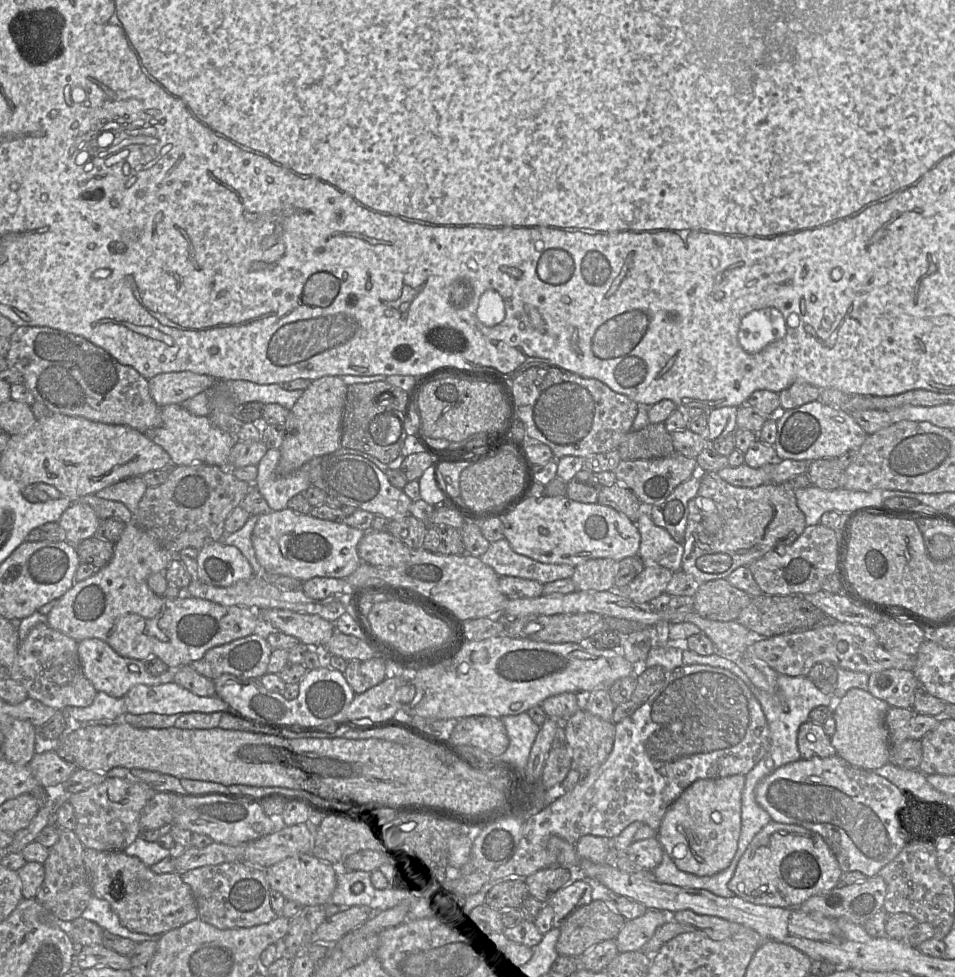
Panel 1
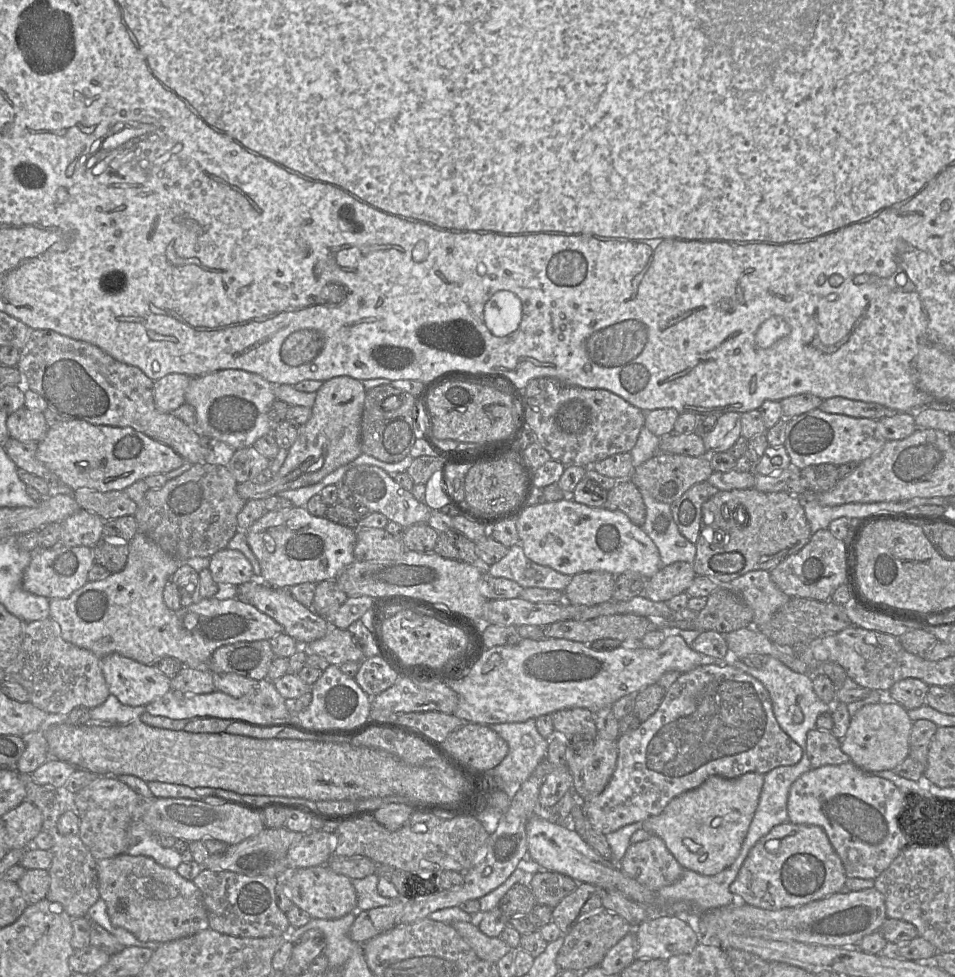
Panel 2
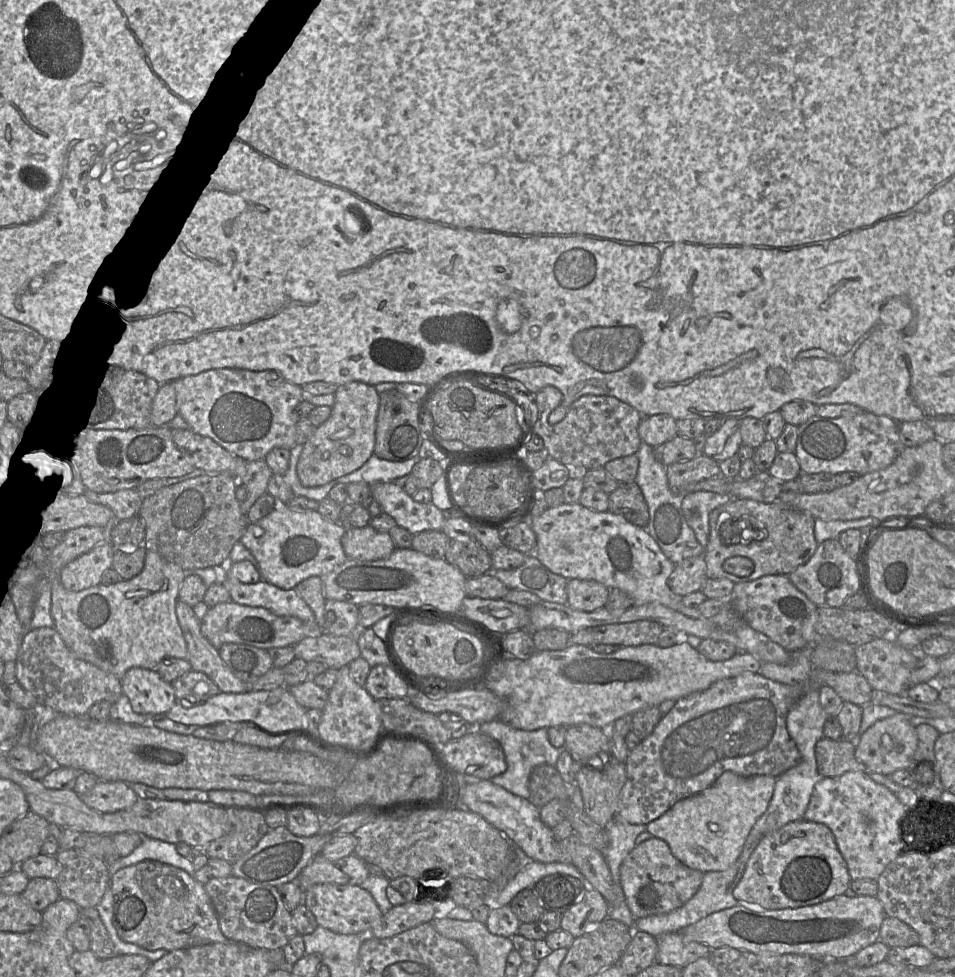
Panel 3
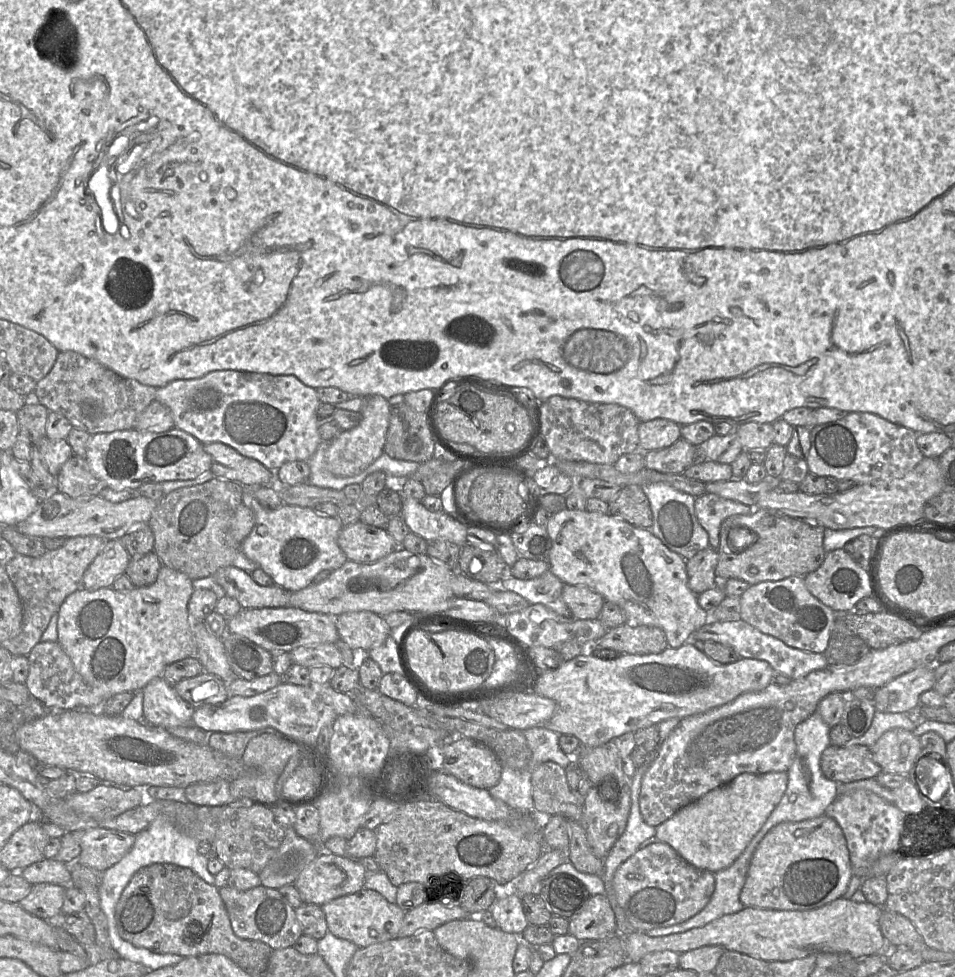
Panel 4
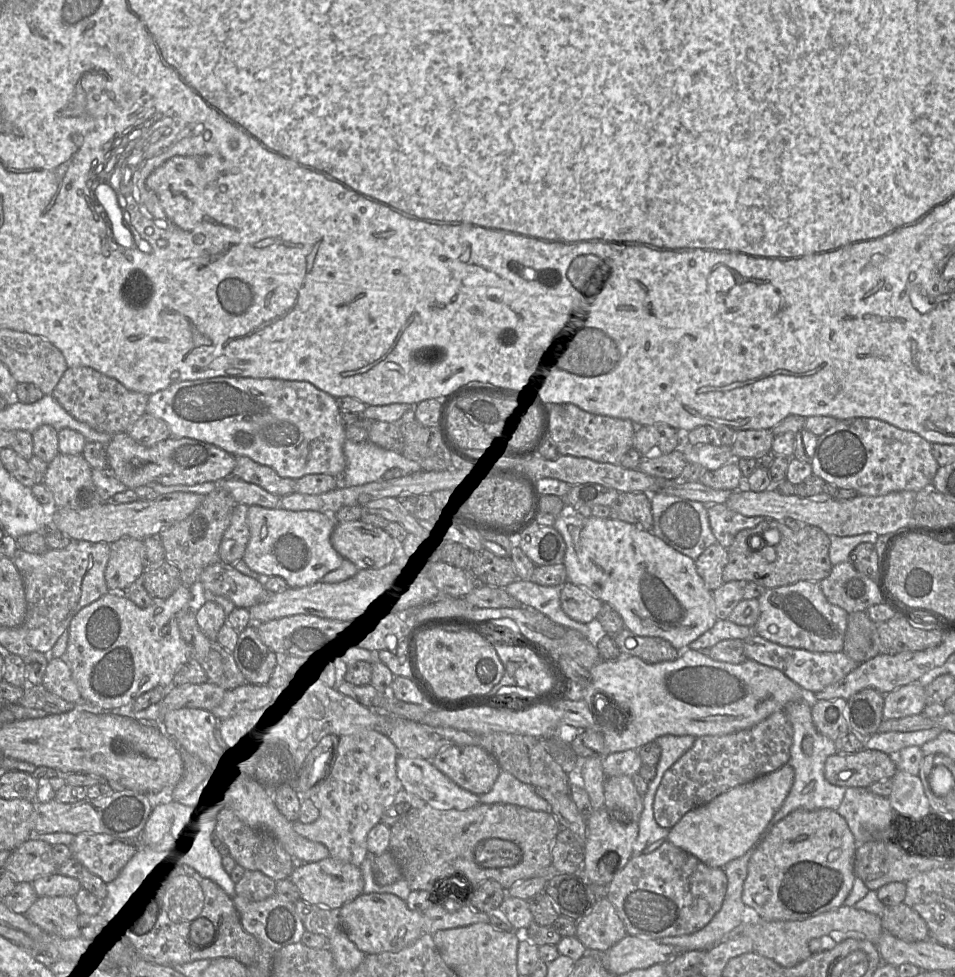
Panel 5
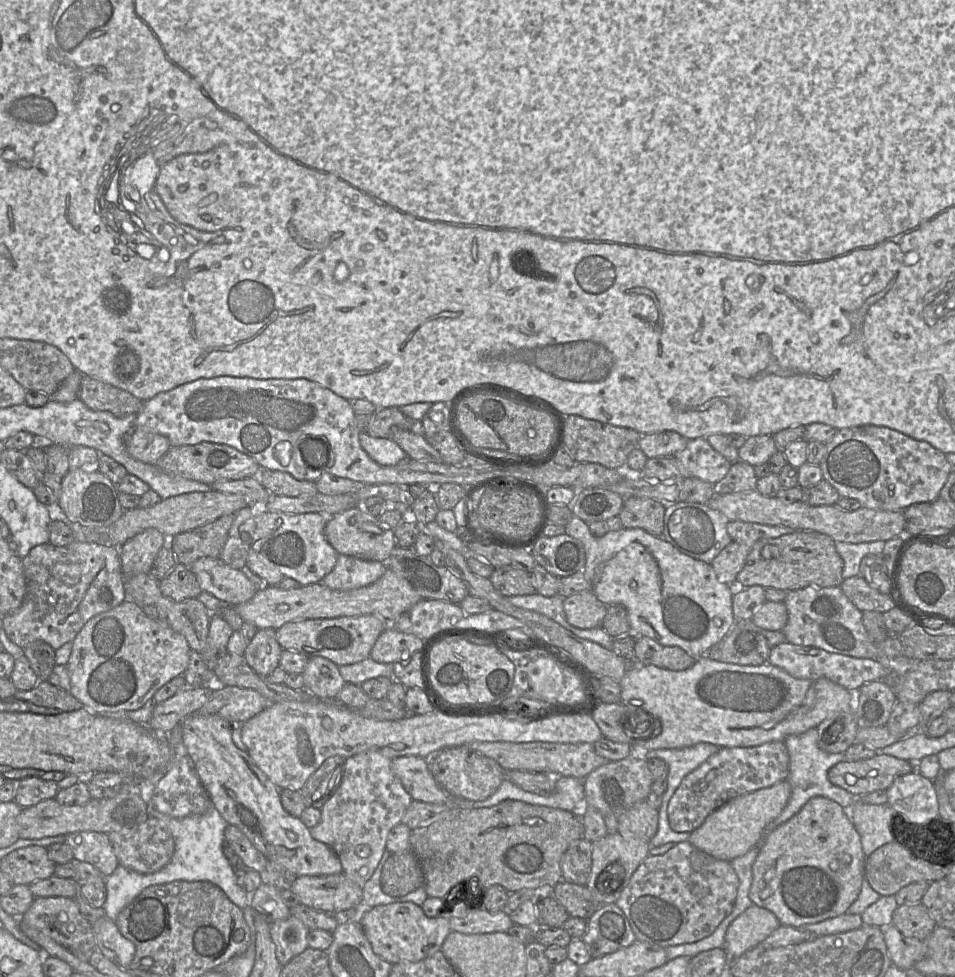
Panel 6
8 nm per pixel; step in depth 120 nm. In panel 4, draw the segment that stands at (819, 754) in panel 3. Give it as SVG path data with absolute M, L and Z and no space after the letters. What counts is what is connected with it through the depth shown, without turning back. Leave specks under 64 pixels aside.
M853 742L845 746L830 744L821 754L820 767L827 779L839 784L877 778L882 773L871 749Z

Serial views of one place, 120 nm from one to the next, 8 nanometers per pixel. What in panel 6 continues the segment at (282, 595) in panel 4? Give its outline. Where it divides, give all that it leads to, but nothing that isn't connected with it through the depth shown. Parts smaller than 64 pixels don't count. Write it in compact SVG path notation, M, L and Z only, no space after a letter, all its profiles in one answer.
M202 557L192 564L191 571L196 576L202 591L211 593L225 605L236 606L247 602L259 590L259 588L249 580L240 569L230 567L219 557Z

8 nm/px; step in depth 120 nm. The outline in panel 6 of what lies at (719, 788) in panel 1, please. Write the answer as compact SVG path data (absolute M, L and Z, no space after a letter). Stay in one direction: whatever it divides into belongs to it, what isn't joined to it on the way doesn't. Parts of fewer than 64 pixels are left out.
M783 780L770 787L738 796L712 812L700 827L690 833L688 841L714 858L730 862L734 858L743 856L759 843L766 827L780 815L787 805L790 795L791 785L788 780Z

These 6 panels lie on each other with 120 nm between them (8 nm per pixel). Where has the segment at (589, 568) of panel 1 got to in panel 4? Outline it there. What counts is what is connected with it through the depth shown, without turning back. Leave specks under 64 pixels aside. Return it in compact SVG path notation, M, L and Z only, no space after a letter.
M564 584L562 597L572 617L581 620L598 619L604 598L586 586Z

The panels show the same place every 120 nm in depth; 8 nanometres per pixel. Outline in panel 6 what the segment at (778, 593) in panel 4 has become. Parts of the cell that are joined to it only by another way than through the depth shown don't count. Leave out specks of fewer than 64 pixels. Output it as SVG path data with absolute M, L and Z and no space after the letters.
M807 586L788 592L783 602L787 608L788 621L782 632L788 643L885 663L906 658L902 656L897 635L890 634L882 642L874 642L869 637L862 623L862 612L845 596L839 586Z

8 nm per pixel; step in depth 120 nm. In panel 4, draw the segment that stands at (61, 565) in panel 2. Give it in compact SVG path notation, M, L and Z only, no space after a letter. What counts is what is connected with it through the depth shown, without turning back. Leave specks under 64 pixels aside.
M119 539L108 540L84 573L82 589L94 591L100 588L111 587L115 579L125 573L130 560L131 556Z

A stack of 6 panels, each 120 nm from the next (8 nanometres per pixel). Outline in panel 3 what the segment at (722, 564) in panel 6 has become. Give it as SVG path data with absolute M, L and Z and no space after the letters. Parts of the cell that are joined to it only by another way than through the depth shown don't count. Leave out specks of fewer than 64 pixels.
M703 555L690 557L675 565L669 577L669 587L680 596L701 591L707 577L707 565Z

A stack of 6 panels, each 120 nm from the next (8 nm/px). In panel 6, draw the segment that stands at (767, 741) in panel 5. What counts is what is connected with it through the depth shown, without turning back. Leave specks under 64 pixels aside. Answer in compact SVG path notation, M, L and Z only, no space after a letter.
M784 741L753 747L723 747L687 774L672 795L667 808L669 826L676 832L691 833L728 801L787 780L790 759Z

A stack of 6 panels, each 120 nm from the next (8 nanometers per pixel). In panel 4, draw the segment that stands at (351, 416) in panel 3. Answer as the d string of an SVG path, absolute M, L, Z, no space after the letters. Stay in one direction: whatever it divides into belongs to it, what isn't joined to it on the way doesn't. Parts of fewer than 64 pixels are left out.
M383 396L366 397L358 425L342 431L329 442L326 451L326 470L338 477L355 476L378 459L384 453L390 408L391 405Z

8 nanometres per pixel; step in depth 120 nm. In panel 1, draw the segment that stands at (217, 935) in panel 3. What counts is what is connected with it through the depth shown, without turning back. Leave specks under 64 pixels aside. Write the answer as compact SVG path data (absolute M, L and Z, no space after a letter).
M85 848L84 865L93 896L106 900L120 923L132 932L162 935L199 918L195 898L177 872L156 874L139 858L124 851Z

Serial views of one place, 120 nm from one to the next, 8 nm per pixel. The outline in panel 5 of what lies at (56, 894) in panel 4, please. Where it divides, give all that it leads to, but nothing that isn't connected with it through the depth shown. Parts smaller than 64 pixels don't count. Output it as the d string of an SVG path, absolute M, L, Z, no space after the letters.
M38 896L24 915L50 935L74 936L81 931L77 923L79 910L71 896Z

